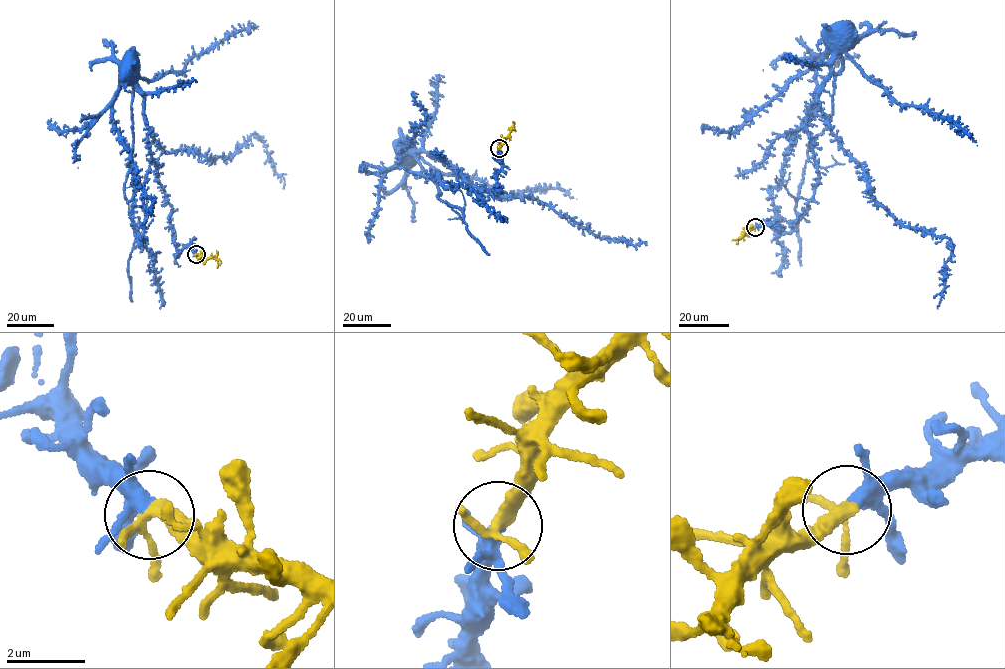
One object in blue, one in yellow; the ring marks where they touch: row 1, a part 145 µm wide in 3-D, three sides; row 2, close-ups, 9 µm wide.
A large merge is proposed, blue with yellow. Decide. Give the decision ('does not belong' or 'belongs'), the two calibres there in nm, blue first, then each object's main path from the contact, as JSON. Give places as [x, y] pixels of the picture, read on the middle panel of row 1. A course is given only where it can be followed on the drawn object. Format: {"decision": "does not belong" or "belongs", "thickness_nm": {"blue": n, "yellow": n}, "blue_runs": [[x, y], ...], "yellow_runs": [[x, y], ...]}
{"decision": "belongs", "thickness_nm": {"blue": 280, "yellow": 240}, "blue_runs": [[499, 148], [501, 190], [492, 194], [433, 153], [402, 153], [399, 164], [475, 192], [507, 222]], "yellow_runs": [[499, 148], [512, 129], [513, 121]]}

